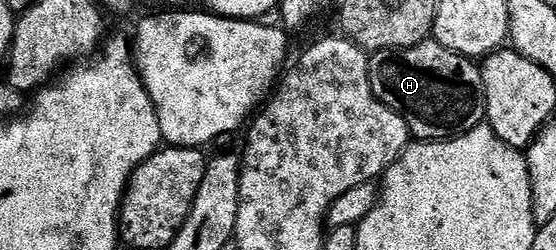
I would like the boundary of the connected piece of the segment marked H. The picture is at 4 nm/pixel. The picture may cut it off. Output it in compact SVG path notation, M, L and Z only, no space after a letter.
M430 38L410 48L372 53L369 77L375 98L395 110L407 122L410 137L418 141L452 140L475 130L486 119L480 67L470 57L447 50L438 40Z

